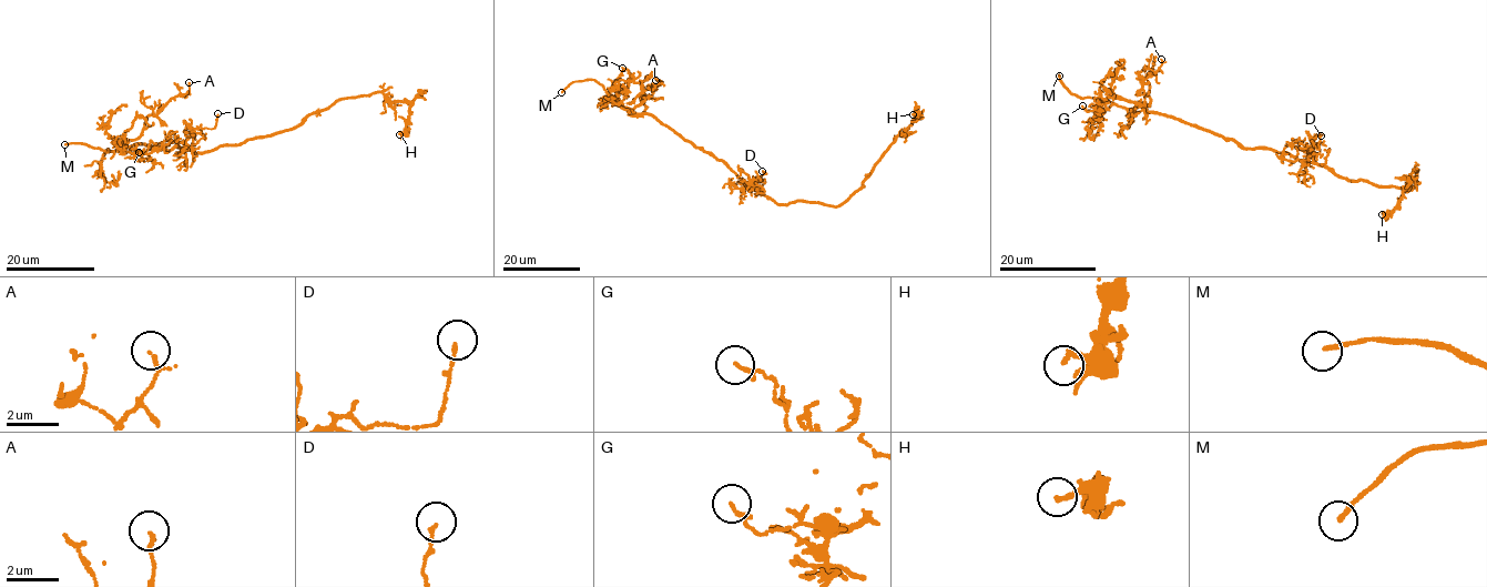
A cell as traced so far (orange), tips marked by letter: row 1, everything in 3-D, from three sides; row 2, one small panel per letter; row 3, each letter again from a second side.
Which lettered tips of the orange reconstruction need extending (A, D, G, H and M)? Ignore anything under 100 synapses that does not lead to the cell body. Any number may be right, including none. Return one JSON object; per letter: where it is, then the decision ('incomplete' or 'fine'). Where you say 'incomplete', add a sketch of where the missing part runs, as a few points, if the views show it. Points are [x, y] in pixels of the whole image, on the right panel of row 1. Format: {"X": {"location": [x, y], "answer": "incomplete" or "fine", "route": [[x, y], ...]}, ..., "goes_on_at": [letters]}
{"A": {"location": [1161, 59], "answer": "fine"}, "D": {"location": [1321, 135], "answer": "fine"}, "G": {"location": [1082, 105], "answer": "fine"}, "H": {"location": [1382, 214], "answer": "fine"}, "M": {"location": [1059, 76], "answer": "incomplete", "route": [[1059, 76], [1055, 72], [1055, 43]]}, "goes_on_at": ["M"]}

